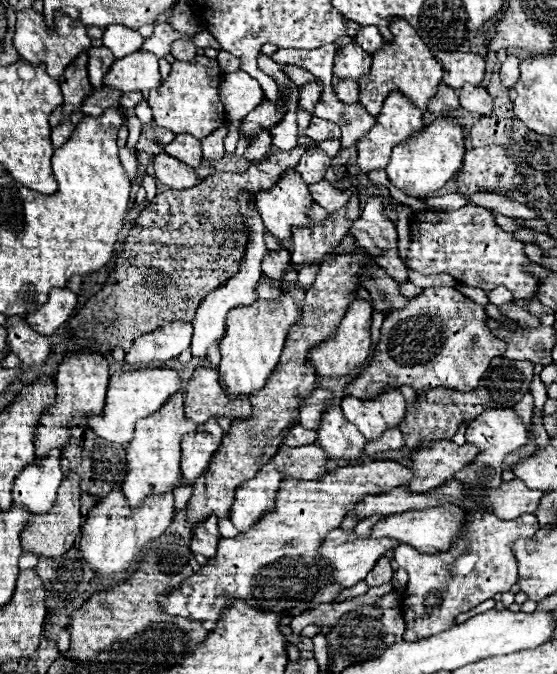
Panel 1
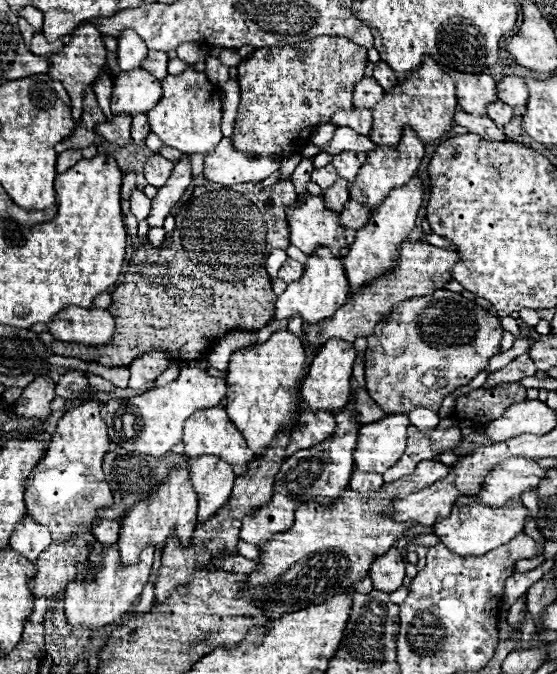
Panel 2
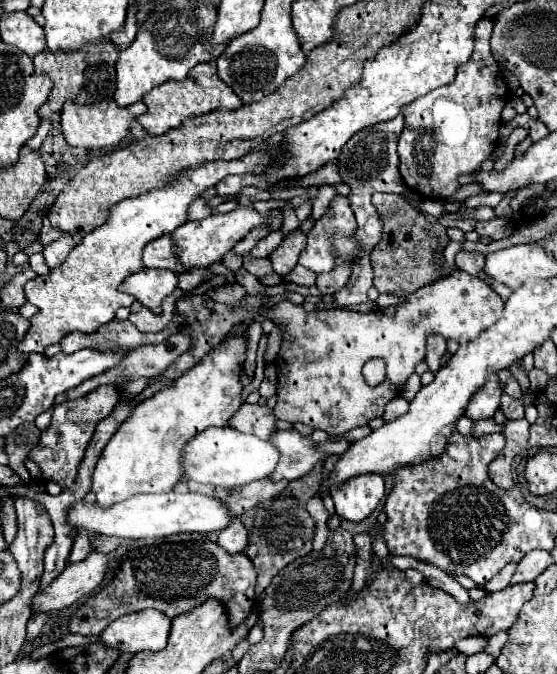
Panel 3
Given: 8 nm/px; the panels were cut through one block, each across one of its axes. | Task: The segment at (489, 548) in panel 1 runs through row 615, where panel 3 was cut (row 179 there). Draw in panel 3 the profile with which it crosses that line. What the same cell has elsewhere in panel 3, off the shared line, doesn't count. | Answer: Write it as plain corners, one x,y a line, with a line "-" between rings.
482,18
476,24
476,46
474,54
468,60
468,64
460,66
456,72
456,80
444,88
432,90
408,106
404,106
404,130
398,140
398,156
400,156
400,174
406,182
408,188
416,190
420,196
426,198
450,198
458,188
460,182
458,178
464,174
472,174
480,170
480,164
490,158
498,144
498,130
500,130
500,112
508,100
508,86
500,74
498,62
494,60
490,52
490,36
492,36
494,20
492,18

